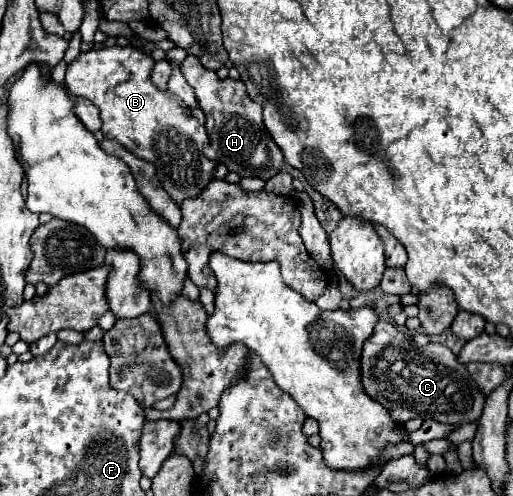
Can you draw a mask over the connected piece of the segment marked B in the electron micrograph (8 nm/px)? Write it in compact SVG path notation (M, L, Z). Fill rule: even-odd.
M133 45L127 47L105 47L101 51L87 51L81 53L69 67L67 67L67 77L65 85L73 95L87 97L101 113L101 133L105 139L115 139L119 141L125 149L129 149L133 155L139 159L151 161L157 165L157 177L161 181L161 187L171 195L171 199L181 205L185 199L195 199L199 193L207 187L207 183L213 179L217 161L211 161L203 155L203 147L207 145L207 133L205 127L193 117L191 107L183 105L179 99L171 97L167 91L159 91L151 83L151 69L155 61L151 55L143 53L141 49L135 49Z

